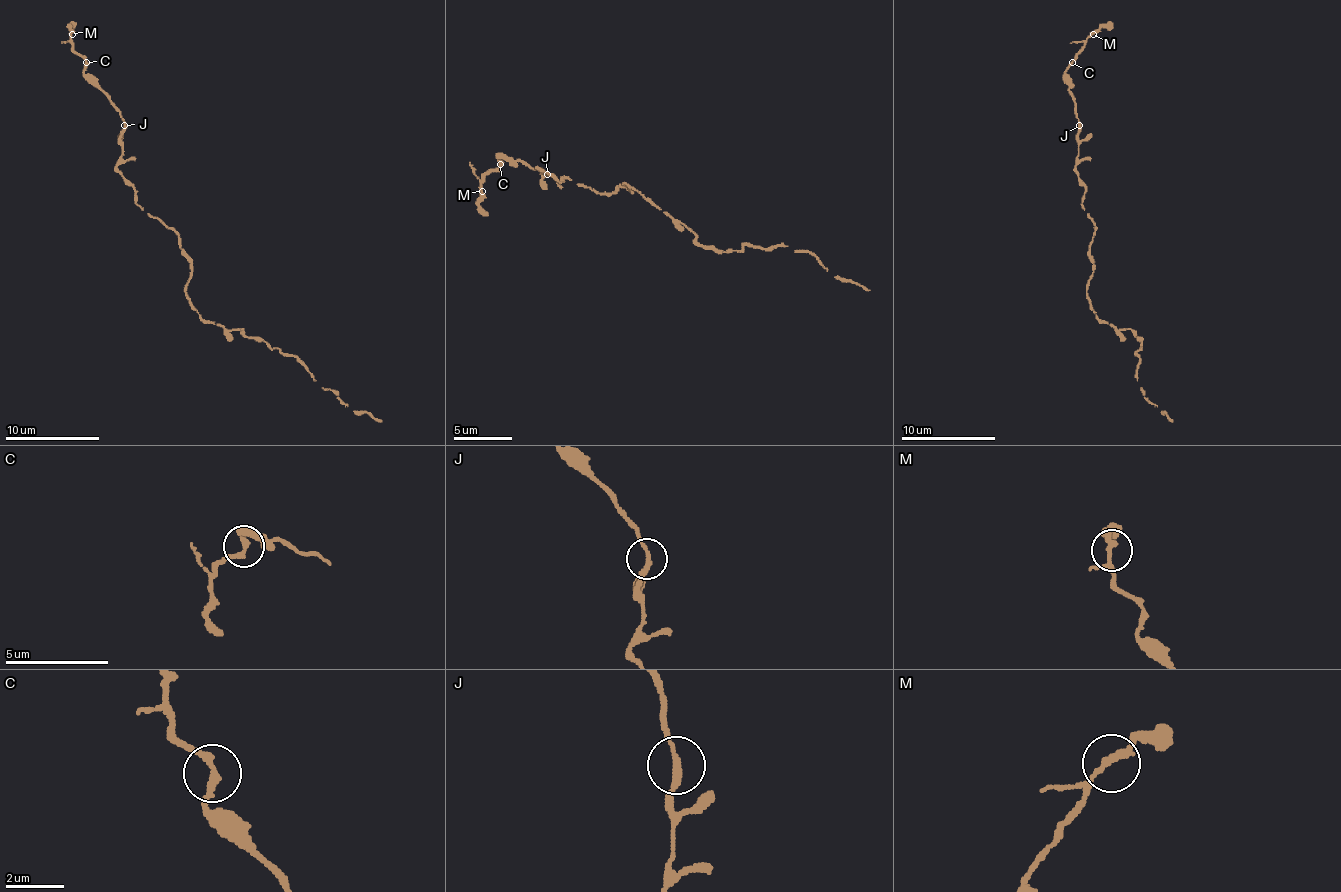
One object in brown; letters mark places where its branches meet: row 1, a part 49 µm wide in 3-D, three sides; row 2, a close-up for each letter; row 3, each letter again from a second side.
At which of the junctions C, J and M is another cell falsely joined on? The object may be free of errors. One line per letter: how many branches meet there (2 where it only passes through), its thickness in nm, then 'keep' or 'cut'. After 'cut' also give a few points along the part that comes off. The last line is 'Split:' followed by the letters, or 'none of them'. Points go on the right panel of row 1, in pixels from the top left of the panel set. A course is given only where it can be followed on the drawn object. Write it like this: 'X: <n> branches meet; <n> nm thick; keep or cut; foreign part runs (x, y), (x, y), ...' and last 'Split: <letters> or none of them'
C: 2 branches meet; 220 nm thick; keep
J: 2 branches meet; 200 nm thick; keep
M: 2 branches meet; 220 nm thick; keep
Split: none of them

